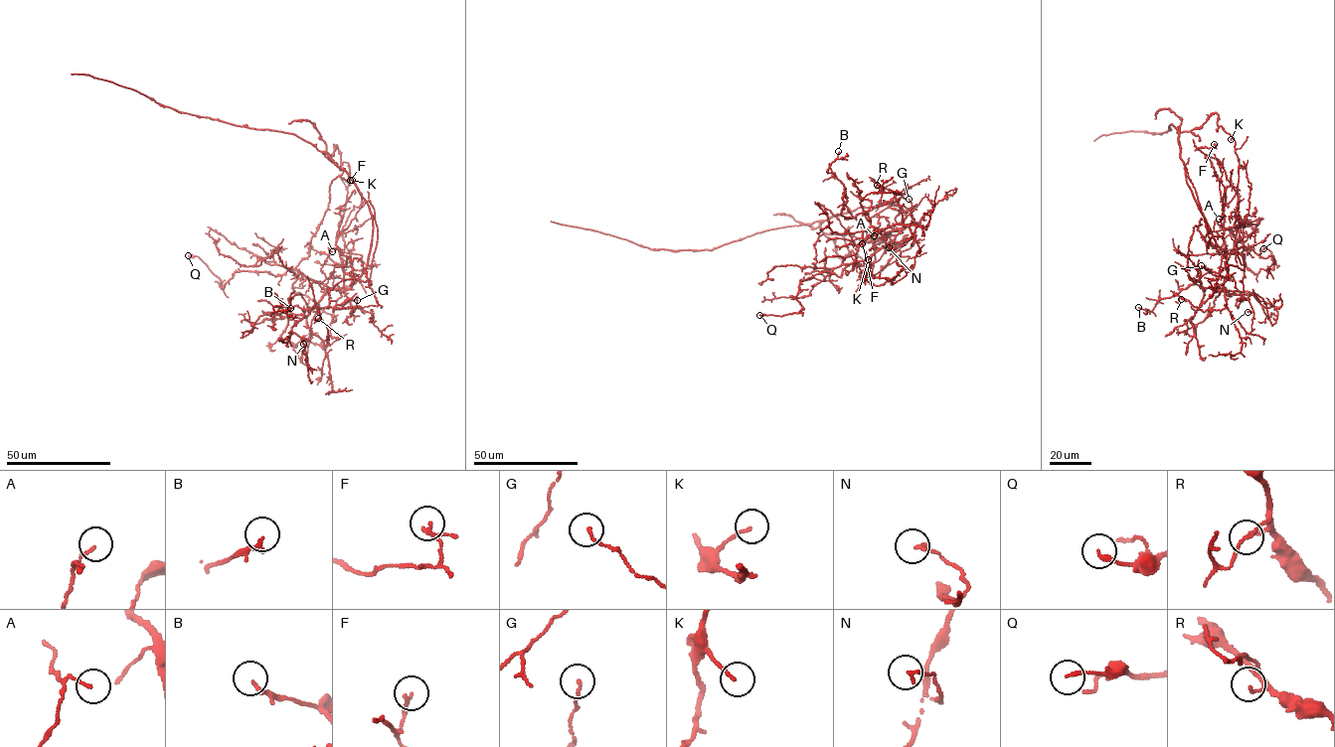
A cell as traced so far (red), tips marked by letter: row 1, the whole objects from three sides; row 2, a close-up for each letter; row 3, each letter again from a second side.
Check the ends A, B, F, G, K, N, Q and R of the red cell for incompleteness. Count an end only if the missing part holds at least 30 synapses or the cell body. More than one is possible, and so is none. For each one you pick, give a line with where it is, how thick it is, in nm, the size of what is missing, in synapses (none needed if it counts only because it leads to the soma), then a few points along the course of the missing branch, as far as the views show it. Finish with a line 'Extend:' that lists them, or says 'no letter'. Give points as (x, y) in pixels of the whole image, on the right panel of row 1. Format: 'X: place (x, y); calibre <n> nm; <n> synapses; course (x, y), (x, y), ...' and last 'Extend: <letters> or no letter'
Extend: no letter

